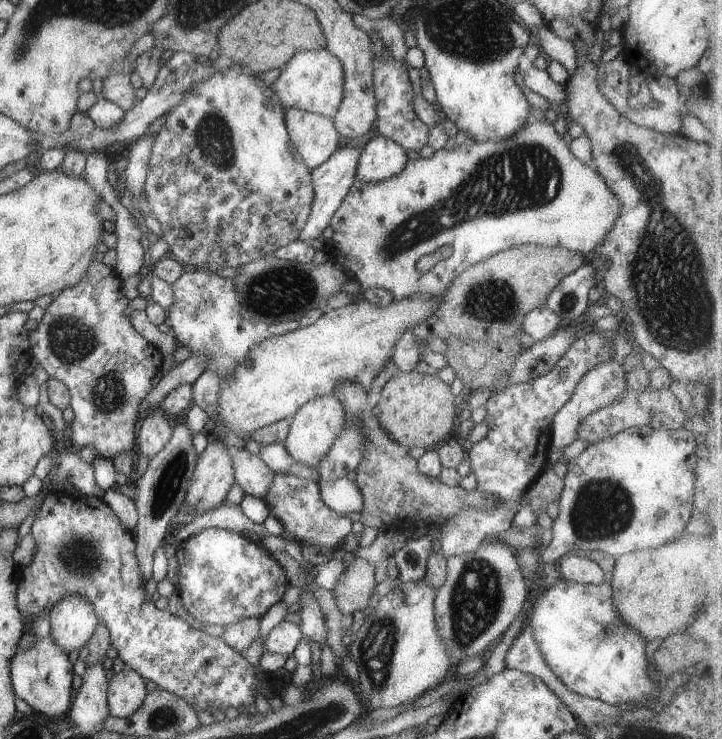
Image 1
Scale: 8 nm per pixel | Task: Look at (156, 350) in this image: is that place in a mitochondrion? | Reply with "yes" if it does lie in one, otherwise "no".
no

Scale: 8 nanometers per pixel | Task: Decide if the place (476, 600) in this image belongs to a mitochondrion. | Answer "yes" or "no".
yes

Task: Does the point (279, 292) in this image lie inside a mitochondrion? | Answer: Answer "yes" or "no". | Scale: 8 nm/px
yes

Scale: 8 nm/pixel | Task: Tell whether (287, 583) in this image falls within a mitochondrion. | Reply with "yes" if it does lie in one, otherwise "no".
no

